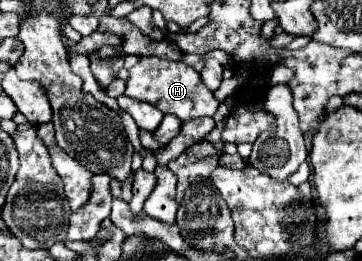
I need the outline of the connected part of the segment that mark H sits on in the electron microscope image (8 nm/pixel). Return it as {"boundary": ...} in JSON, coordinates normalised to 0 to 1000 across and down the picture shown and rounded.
{"boundary":[[[395,215],[362,268],[356,268],[356,307],[351,307],[351,368],[412,391],[434,406],[450,437],[478,437],[500,467],[517,452],[550,452],[550,444],[588,444],[610,398],[588,368],[588,352],[555,314],[555,291],[511,238],[461,238],[445,222],[417,222]]]}

